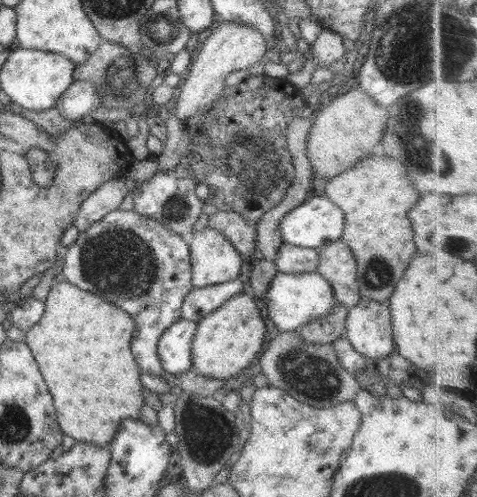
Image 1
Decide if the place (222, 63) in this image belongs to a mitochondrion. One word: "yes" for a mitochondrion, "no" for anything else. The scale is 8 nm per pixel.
no

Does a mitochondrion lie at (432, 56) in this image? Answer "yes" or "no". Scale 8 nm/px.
yes

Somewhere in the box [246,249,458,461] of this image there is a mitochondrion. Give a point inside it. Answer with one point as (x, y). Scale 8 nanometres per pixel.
(306, 372)

